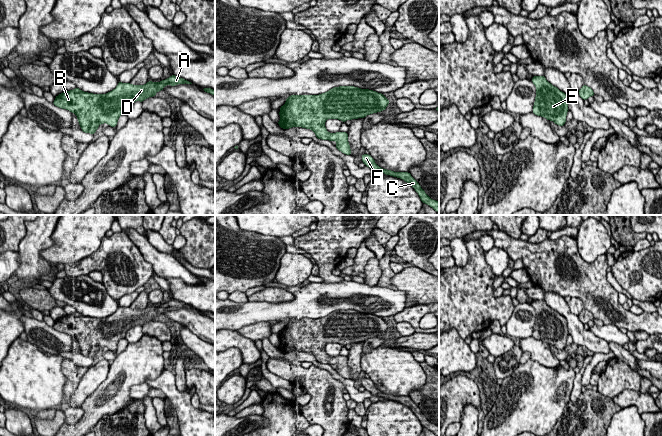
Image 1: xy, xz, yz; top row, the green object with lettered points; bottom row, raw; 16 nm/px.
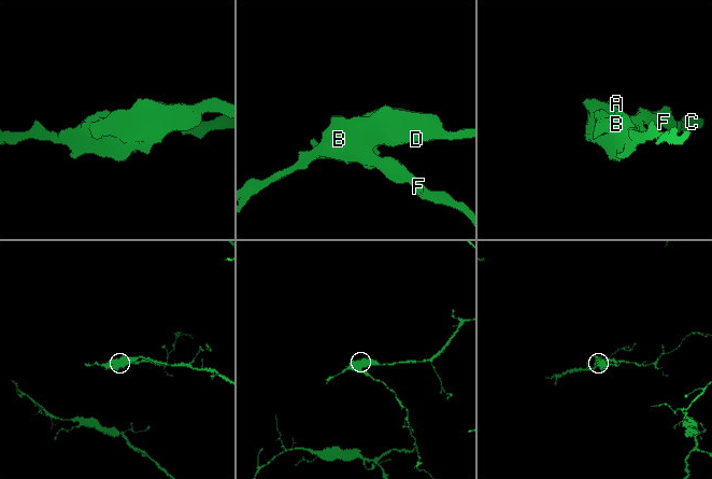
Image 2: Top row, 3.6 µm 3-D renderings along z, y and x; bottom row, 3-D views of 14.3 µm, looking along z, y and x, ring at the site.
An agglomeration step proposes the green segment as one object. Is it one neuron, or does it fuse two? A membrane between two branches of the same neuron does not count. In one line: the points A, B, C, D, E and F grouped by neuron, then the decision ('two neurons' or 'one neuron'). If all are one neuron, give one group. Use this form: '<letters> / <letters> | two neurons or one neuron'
A B C D E F | one neuron

